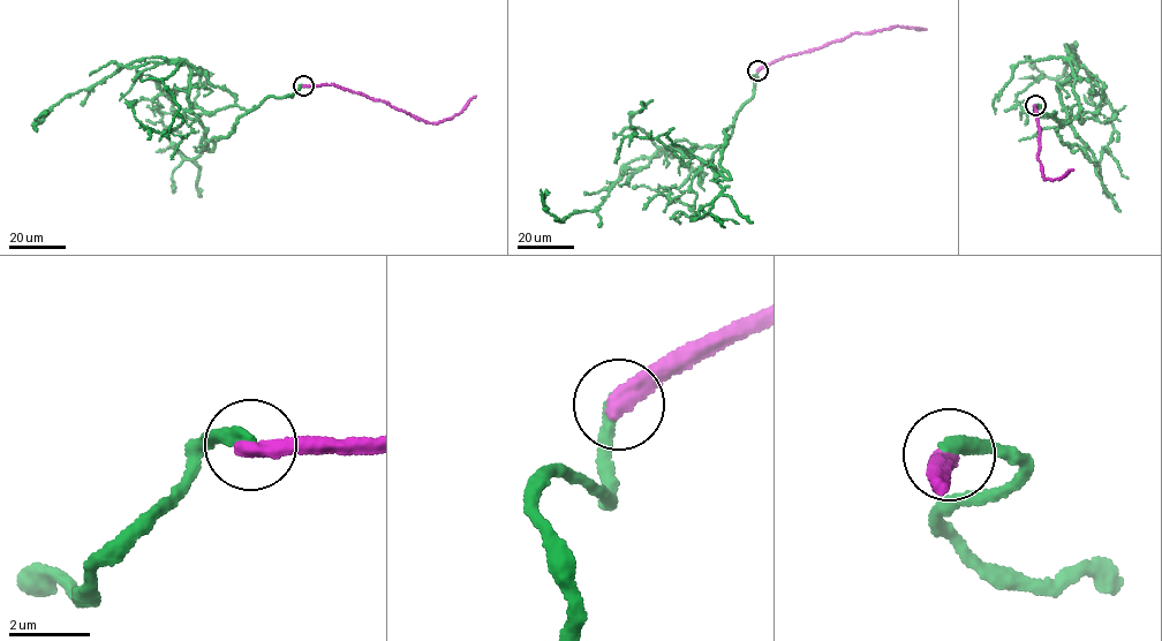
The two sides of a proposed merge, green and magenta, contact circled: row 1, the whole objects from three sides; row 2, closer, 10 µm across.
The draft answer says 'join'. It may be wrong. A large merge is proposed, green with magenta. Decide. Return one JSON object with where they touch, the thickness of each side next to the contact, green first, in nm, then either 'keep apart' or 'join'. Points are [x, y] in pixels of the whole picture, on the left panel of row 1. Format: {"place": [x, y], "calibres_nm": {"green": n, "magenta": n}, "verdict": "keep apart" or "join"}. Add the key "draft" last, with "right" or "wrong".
{"place": [303, 85], "calibres_nm": {"green": 340, "magenta": 480}, "verdict": "keep apart", "draft": "wrong"}

